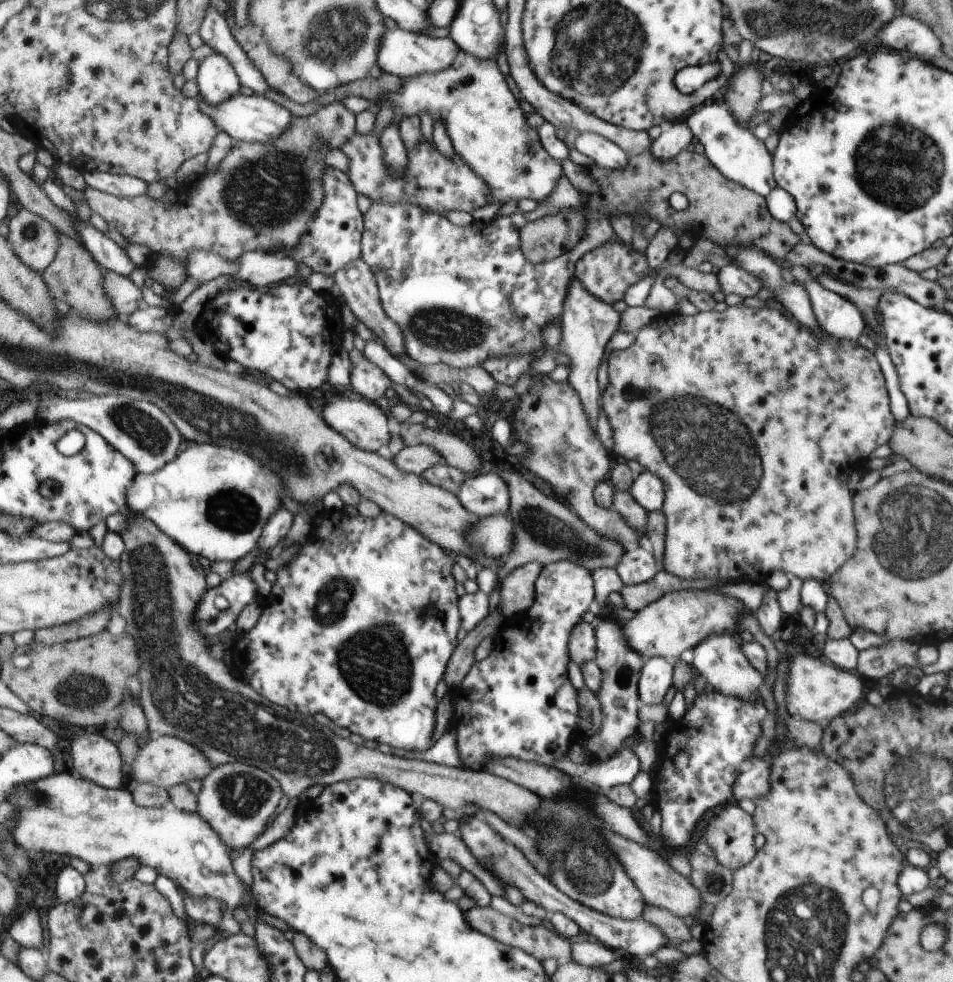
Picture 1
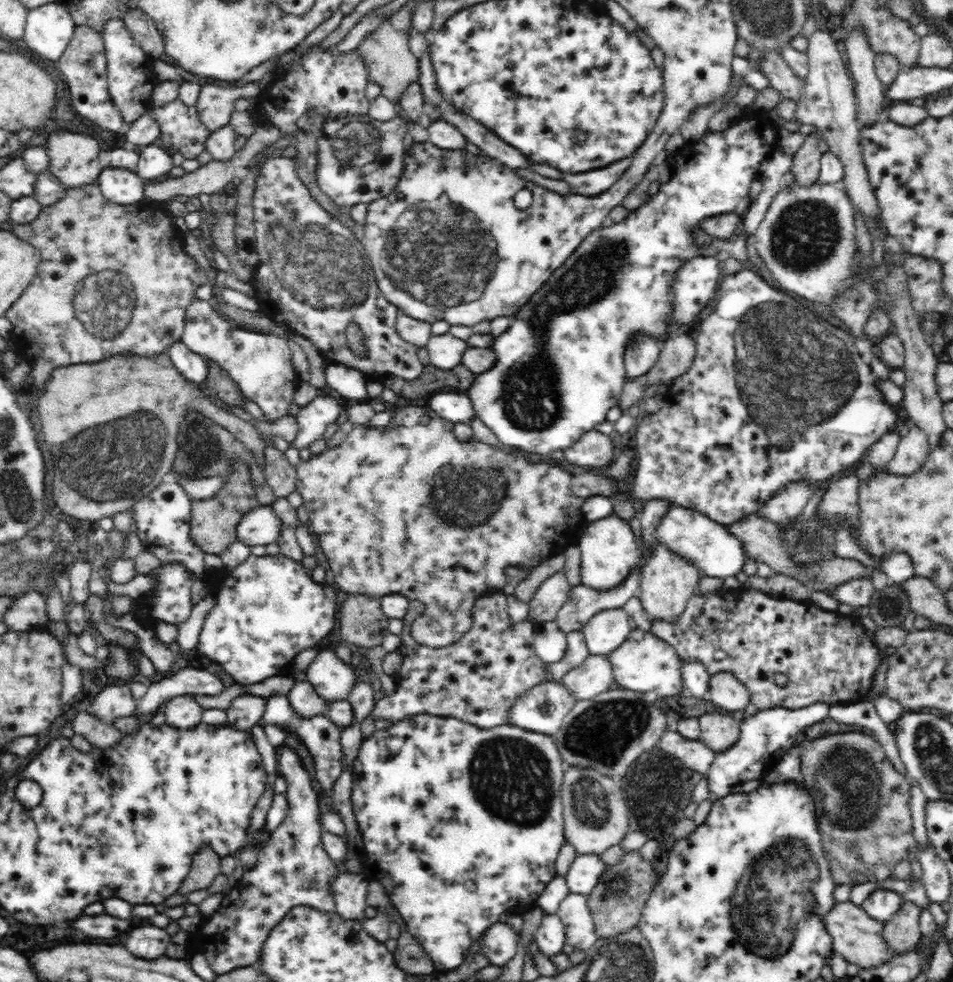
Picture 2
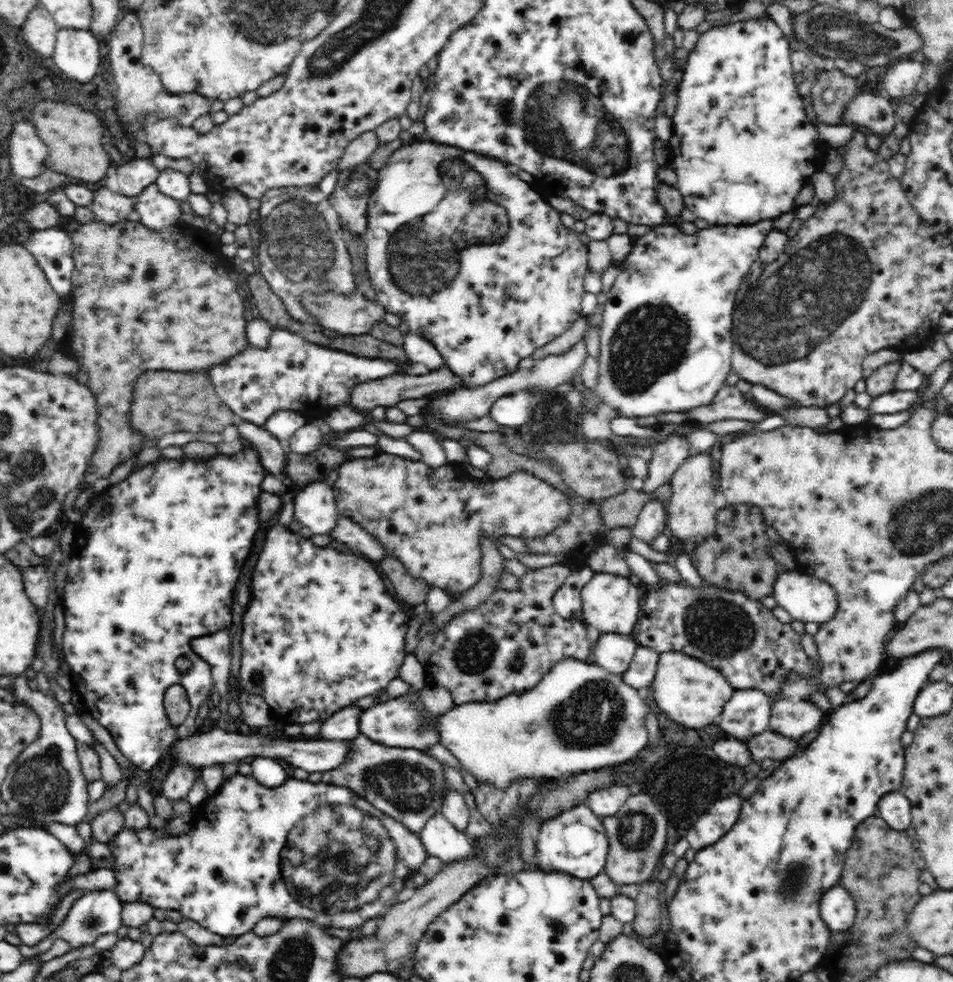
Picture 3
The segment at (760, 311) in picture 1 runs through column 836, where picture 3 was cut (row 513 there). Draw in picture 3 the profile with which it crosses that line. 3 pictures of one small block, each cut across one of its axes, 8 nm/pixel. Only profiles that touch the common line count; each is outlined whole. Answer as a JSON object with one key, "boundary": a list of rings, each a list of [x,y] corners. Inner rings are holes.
{"boundary":[[[378,452],[373,457],[366,457],[362,459],[354,459],[342,463],[337,468],[338,478],[334,482],[333,494],[336,500],[338,514],[349,518],[356,524],[360,524],[366,532],[372,534],[381,544],[384,549],[390,552],[390,556],[399,560],[400,563],[406,567],[406,570],[410,575],[416,579],[422,579],[422,582],[426,583],[427,586],[440,588],[446,591],[448,596],[454,595],[455,592],[464,592],[469,588],[472,588],[478,582],[481,575],[481,546],[480,546],[480,534],[486,534],[486,536],[514,536],[515,538],[526,539],[537,539],[540,536],[547,536],[552,534],[568,516],[570,516],[571,508],[568,506],[568,497],[564,495],[560,490],[556,490],[534,476],[530,472],[512,472],[508,474],[506,478],[496,480],[496,482],[472,482],[472,479],[468,474],[462,470],[456,470],[453,464],[446,464],[438,466],[436,468],[426,465],[424,462],[415,462],[414,460],[409,460],[401,456],[396,456],[395,454],[388,454],[384,452]]]}

